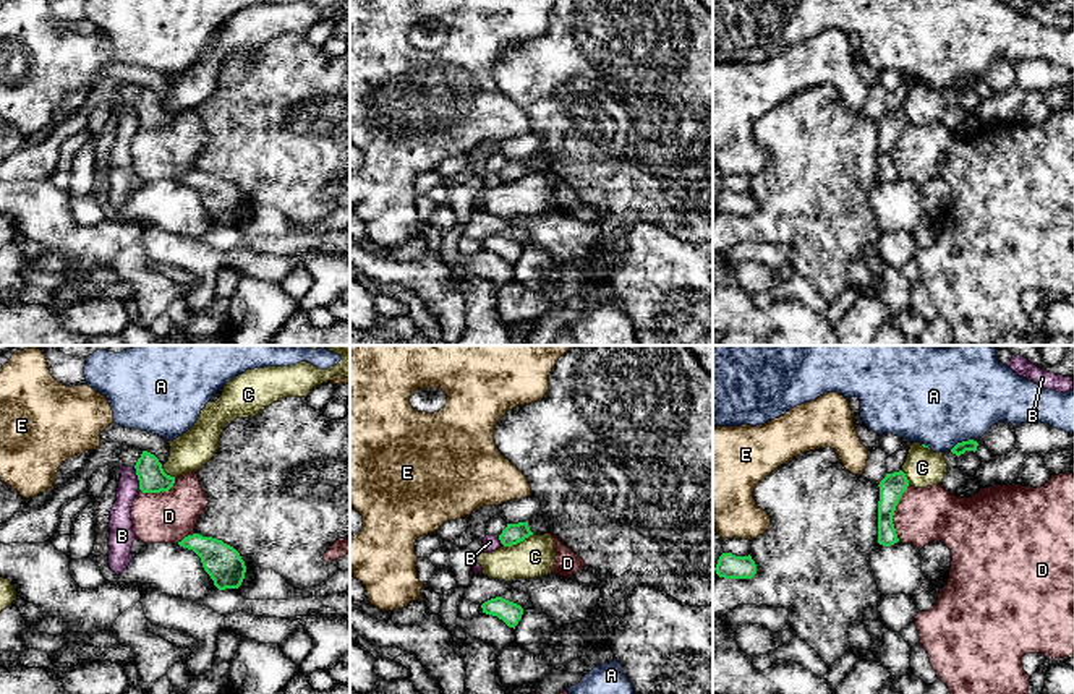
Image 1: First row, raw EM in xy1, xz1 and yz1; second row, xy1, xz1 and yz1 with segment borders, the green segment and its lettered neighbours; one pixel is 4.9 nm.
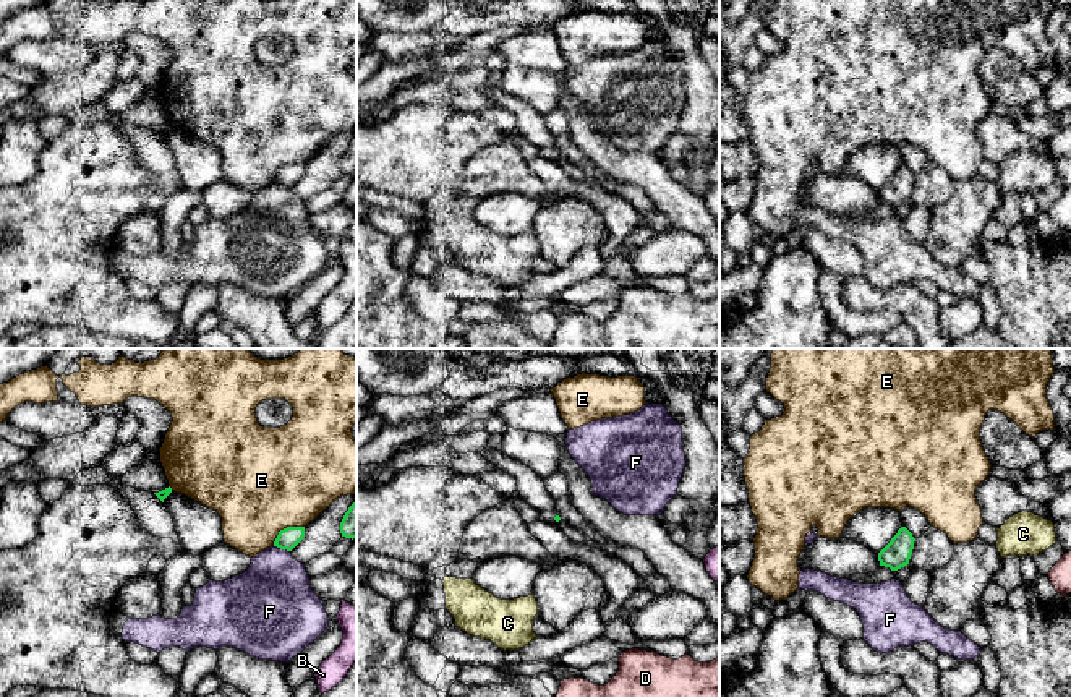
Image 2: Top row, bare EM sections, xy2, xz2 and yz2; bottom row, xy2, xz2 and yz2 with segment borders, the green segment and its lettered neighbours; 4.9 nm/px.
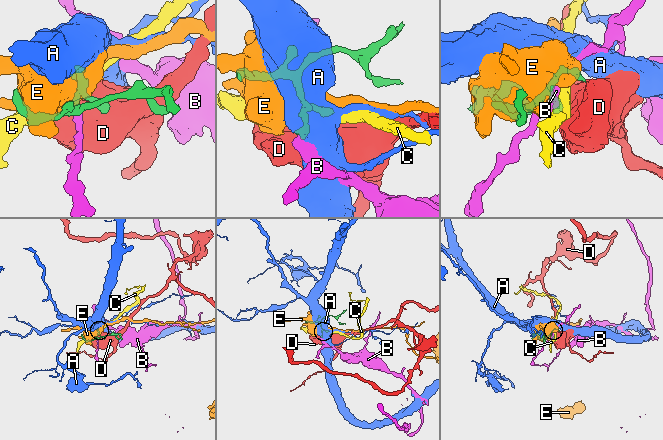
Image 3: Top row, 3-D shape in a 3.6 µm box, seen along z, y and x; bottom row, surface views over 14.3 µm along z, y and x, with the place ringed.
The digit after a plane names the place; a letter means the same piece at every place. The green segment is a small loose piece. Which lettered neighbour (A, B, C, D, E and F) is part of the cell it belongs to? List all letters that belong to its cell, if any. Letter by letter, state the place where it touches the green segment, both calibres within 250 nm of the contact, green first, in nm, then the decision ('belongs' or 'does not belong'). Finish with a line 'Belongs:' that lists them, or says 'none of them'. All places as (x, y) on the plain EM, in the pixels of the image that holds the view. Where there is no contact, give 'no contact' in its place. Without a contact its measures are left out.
A: yz1 (963, 78) | 60/420 nm | does not belong
B: xy1 (138, 115) | 140/110 nm | does not belong
C: xz1 (517, 179) | 100/200 nm | does not belong
D: yz1 (893, 149) | 120/280 nm | does not belong
E: xy2 (284, 166) | 110/500 nm | does not belong
F: xy2 (282, 185) | 110/380 nm | does not belong
Belongs: none of them

